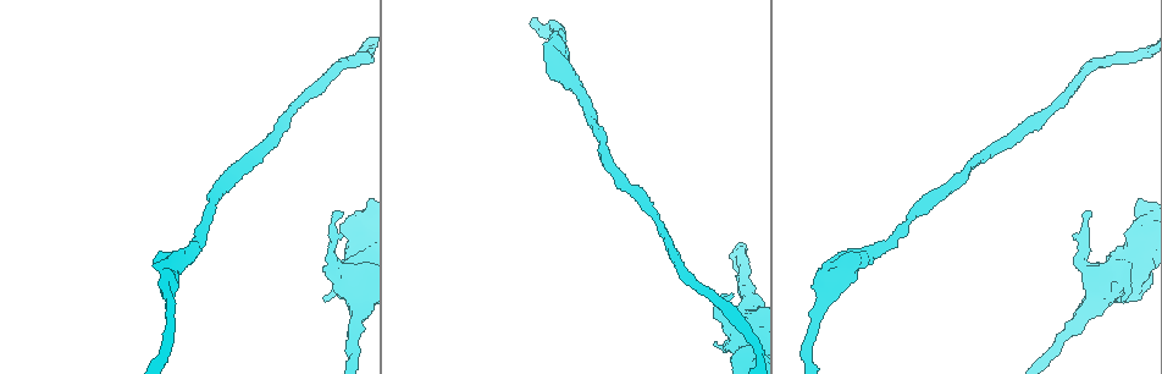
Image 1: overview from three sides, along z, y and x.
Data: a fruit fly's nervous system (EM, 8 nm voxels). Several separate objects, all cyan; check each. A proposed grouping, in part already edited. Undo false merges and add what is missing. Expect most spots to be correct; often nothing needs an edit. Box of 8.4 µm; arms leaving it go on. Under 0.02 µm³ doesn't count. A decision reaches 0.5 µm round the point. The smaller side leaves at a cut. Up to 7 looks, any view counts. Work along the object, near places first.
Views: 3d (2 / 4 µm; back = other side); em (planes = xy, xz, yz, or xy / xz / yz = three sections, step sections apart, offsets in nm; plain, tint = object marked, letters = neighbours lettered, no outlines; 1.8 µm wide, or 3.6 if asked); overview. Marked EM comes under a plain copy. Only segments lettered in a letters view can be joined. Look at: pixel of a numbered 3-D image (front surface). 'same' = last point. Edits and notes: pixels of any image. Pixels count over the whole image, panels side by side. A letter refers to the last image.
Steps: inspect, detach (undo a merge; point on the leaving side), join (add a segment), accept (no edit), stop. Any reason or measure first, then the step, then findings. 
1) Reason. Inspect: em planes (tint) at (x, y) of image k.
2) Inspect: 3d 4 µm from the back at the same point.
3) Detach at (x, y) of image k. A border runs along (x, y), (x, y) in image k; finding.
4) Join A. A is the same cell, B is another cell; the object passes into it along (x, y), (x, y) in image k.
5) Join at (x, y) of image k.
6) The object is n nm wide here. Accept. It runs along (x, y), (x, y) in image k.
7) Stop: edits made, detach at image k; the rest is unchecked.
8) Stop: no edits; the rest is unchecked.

Branch stops here. Inspect: 3d 2 µm at (333, 211) of image 1.

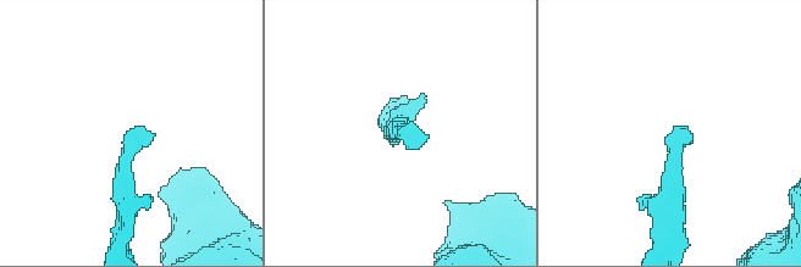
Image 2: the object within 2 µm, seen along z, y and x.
Inspect: em planes (letters) at (685, 128) of image 2.

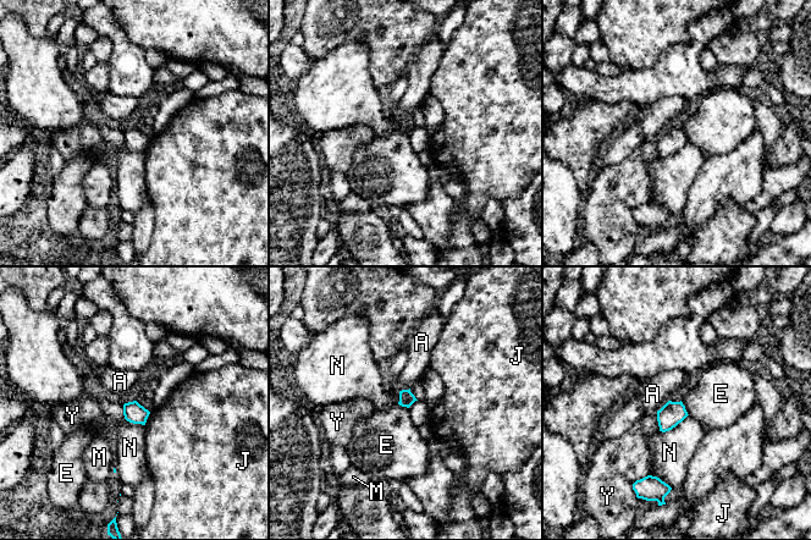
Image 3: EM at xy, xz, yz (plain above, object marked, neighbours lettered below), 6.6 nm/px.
The longest contact is with N, 200 nm. Accept. A, E, J, M, N and Y are other cells; no lettered segment goes on from it.

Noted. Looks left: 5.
Sharp bend. Inspect: em 3.6 µm xy step 4 (letters) at (1101, 297) of image 1.

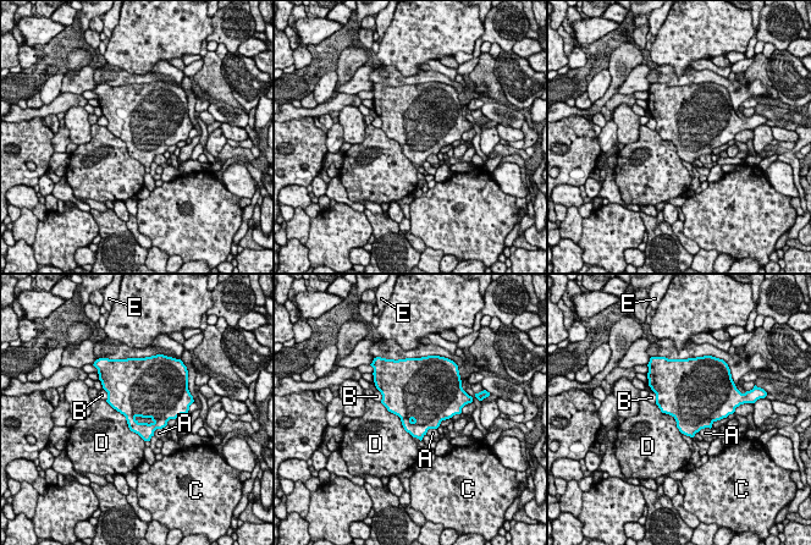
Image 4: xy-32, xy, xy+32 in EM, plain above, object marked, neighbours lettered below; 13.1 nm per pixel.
Accept. A, B, C, D and E are other cells; a border runs along (105, 401), (144, 441) in image 4; continuous, no second neuron.

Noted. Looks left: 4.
Branch stops here. Inspect: em 3.6 µm xy step 4 (tint) at (823, 270) of image 1.

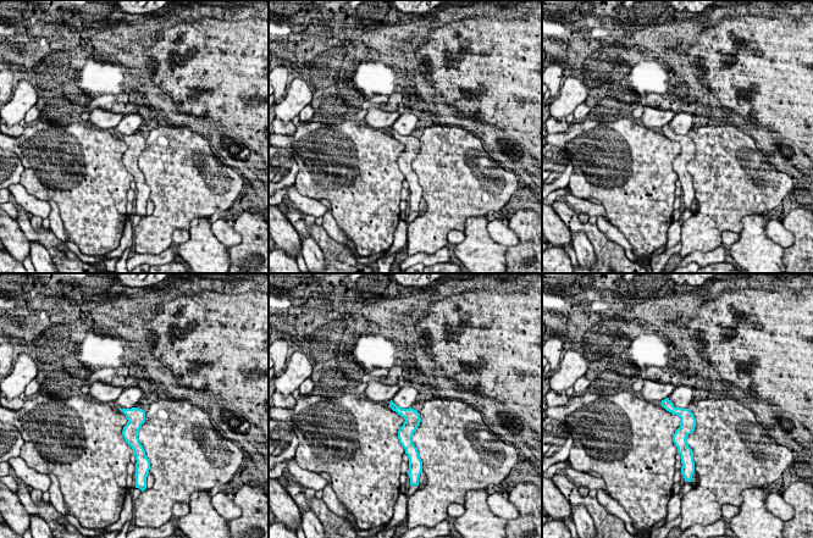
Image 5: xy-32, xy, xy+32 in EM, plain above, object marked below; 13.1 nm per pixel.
Inspect: em 3.6 µm xz step 8 (letters) at the same point.

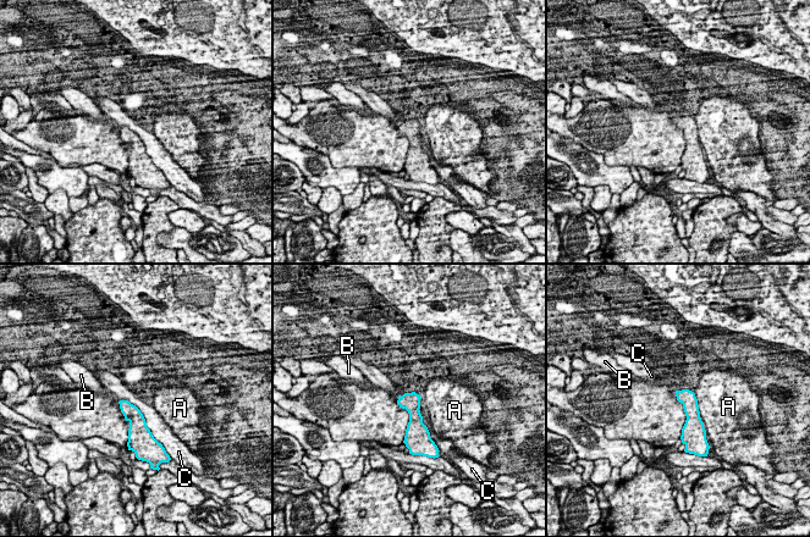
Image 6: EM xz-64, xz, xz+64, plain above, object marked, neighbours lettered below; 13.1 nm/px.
Accept. A, B and C are other cells; a border runs along (120, 399), (139, 410), (154, 438) in image 6; none of them fits.

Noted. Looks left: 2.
Stop: no edits; the rest is unchecked.

